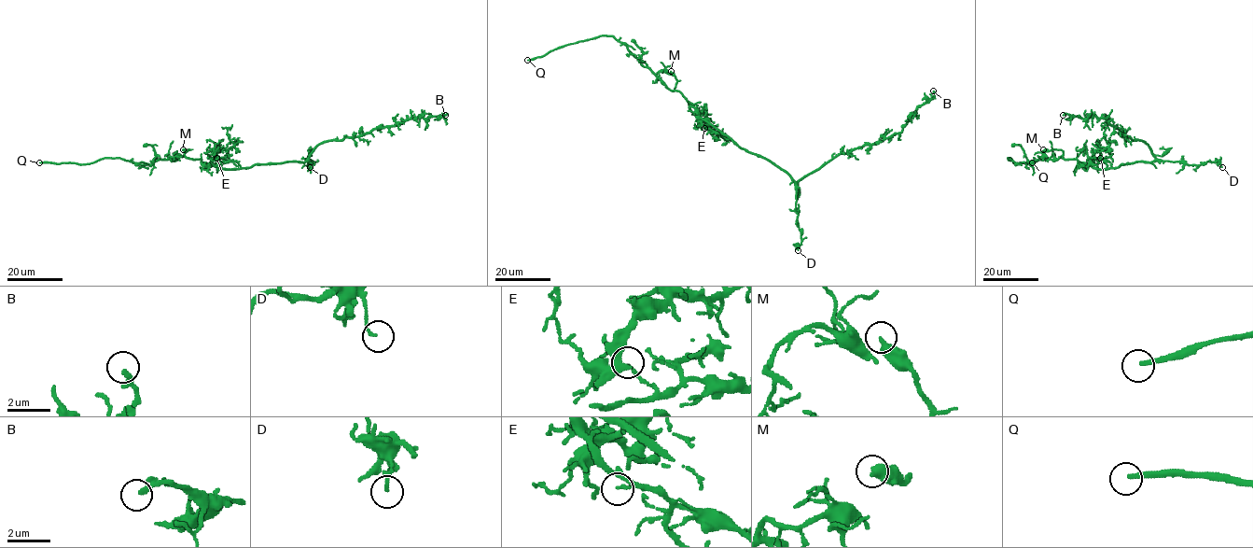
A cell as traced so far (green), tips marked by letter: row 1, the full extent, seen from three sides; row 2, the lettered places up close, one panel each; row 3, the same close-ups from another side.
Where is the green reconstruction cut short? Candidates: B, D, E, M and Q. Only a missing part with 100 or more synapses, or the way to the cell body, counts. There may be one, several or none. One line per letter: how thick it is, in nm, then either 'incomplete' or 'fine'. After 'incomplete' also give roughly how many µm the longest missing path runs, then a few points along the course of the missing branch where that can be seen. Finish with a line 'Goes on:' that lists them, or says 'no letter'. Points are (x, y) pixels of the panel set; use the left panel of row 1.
B: 200 nm | fine
D: 120 nm | fine
E: 130 nm | fine
M: 480 nm | fine
Q: 220 nm | incomplete | 6 µm
Goes on: Q

